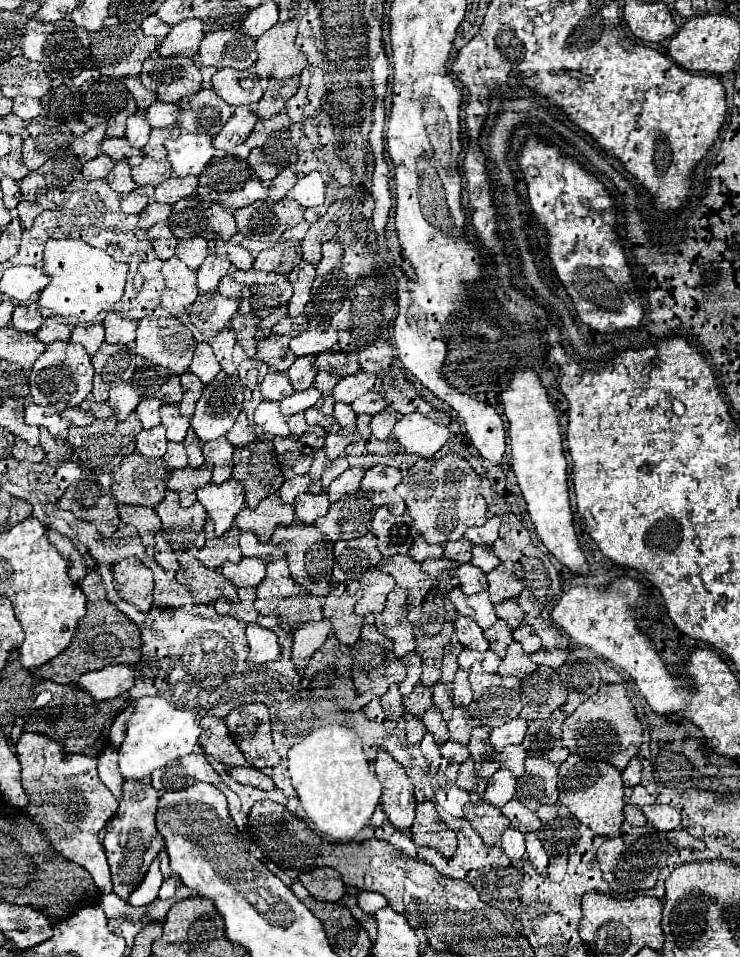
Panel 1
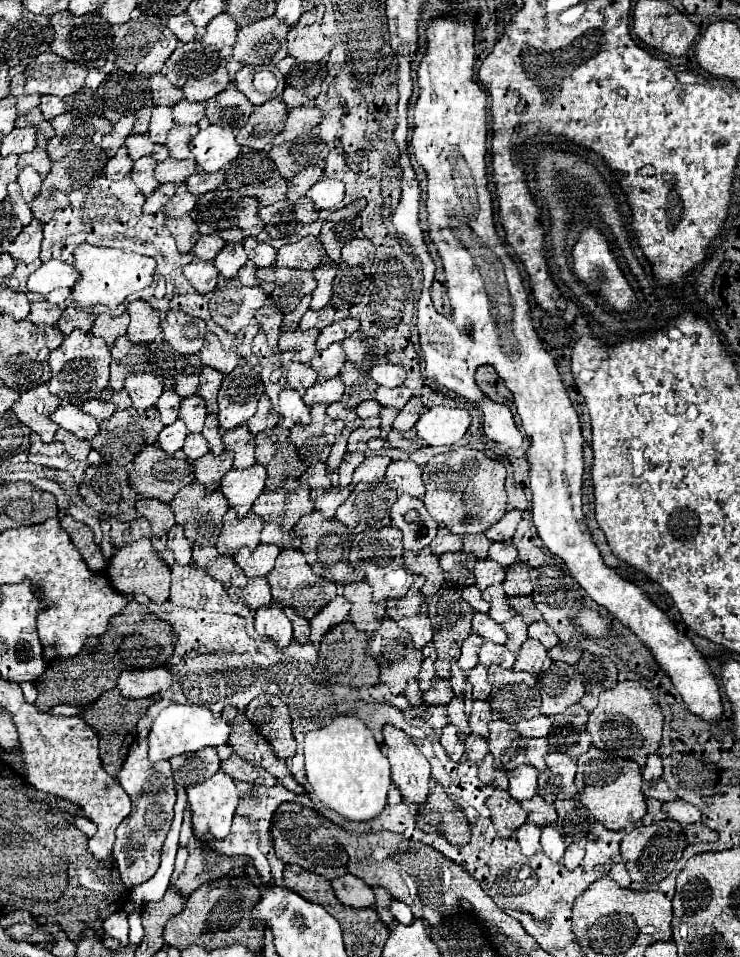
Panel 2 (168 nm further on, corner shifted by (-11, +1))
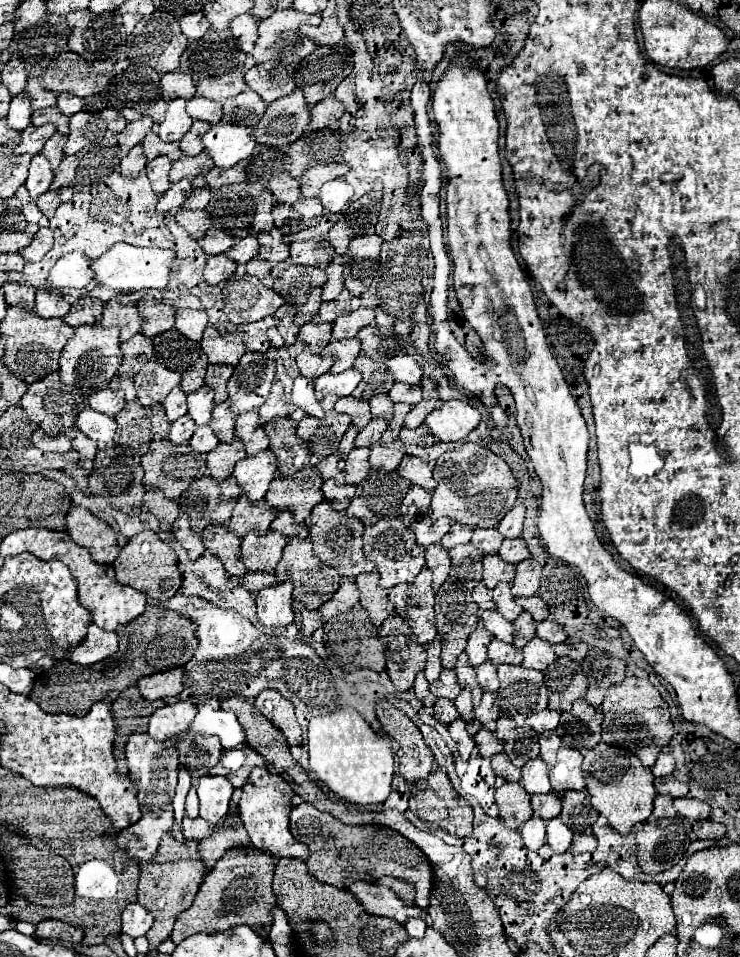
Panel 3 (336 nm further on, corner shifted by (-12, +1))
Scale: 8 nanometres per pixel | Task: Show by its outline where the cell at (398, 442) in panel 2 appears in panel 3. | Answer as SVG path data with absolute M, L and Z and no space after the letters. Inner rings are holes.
M424 423L417 429L404 427L399 434L400 440L404 444L429 444L432 442L432 434Z

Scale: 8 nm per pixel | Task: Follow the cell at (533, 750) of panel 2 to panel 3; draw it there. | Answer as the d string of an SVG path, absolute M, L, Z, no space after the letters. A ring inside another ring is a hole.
M551 733L551 735L541 735L541 737L539 737L539 745L541 745L539 757L547 763L547 767L553 767L553 765L555 765L555 753L557 753L557 749L561 747L559 735L555 735L555 733Z

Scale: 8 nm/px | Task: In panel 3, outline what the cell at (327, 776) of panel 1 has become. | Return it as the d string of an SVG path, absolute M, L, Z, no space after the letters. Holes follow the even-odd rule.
M339 709L329 715L313 717L307 729L309 769L339 799L353 805L379 805L391 793L395 765L393 749L391 743L377 735L365 719L359 719L363 717L351 709Z

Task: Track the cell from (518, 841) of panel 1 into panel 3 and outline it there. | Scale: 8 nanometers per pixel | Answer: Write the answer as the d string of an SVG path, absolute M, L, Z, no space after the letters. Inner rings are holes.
M531 817L527 823L523 823L521 837L531 851L541 849L545 845L545 821L539 817Z

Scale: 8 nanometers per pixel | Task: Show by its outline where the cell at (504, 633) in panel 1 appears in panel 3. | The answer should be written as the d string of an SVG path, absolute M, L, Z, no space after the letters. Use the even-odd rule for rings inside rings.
M523 611L523 613L513 621L513 627L515 627L513 647L515 647L515 649L523 649L525 643L535 637L535 621L533 621L533 617L531 617L527 611Z

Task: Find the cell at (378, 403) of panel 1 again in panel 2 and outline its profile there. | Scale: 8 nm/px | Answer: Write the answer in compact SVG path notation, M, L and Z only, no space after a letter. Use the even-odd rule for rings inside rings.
M402 385L402 387L396 387L396 389L388 389L388 387L378 387L374 399L382 405L382 407L394 407L394 409L402 409L408 399L412 397L412 391Z

